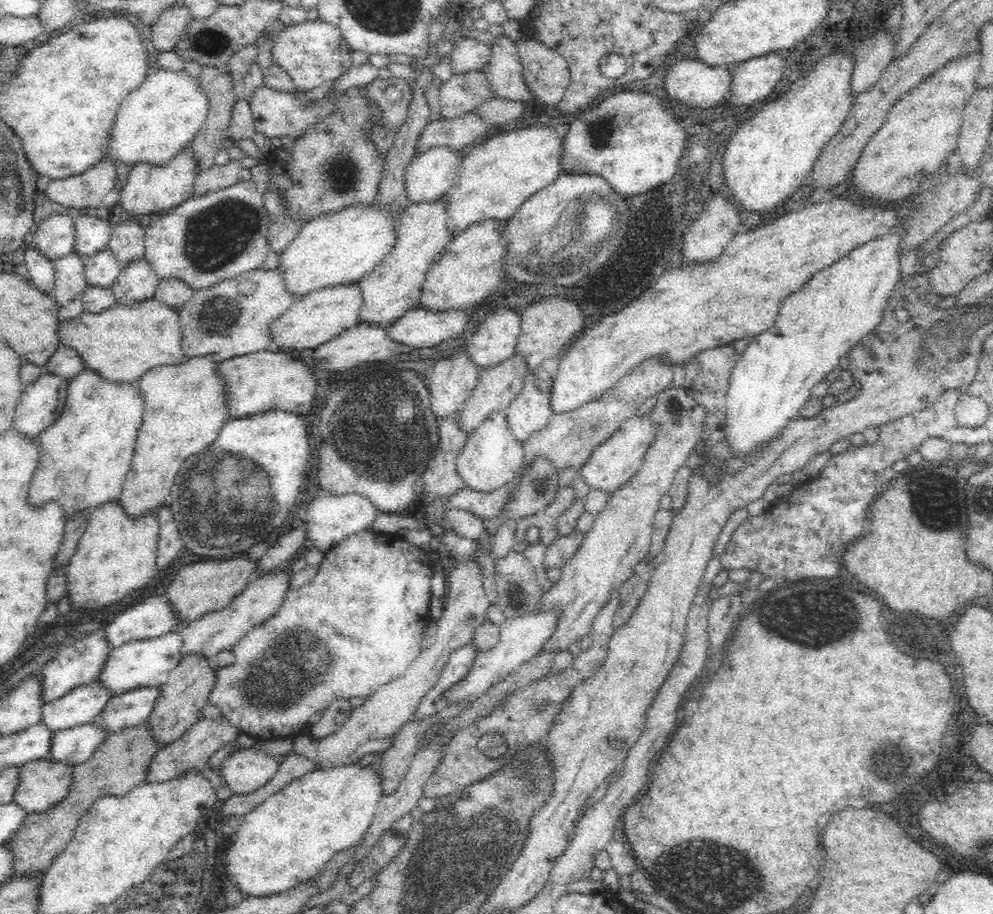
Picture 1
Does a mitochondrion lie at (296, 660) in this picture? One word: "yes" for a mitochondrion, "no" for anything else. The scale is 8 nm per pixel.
yes

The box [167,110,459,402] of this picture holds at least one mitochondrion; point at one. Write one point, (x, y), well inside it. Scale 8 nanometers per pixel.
(216, 236)

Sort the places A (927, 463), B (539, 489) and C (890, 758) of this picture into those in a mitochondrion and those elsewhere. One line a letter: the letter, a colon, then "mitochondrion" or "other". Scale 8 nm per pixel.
A: other
B: mitochondrion
C: mitochondrion

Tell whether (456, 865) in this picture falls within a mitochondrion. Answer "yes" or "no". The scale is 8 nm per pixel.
yes

